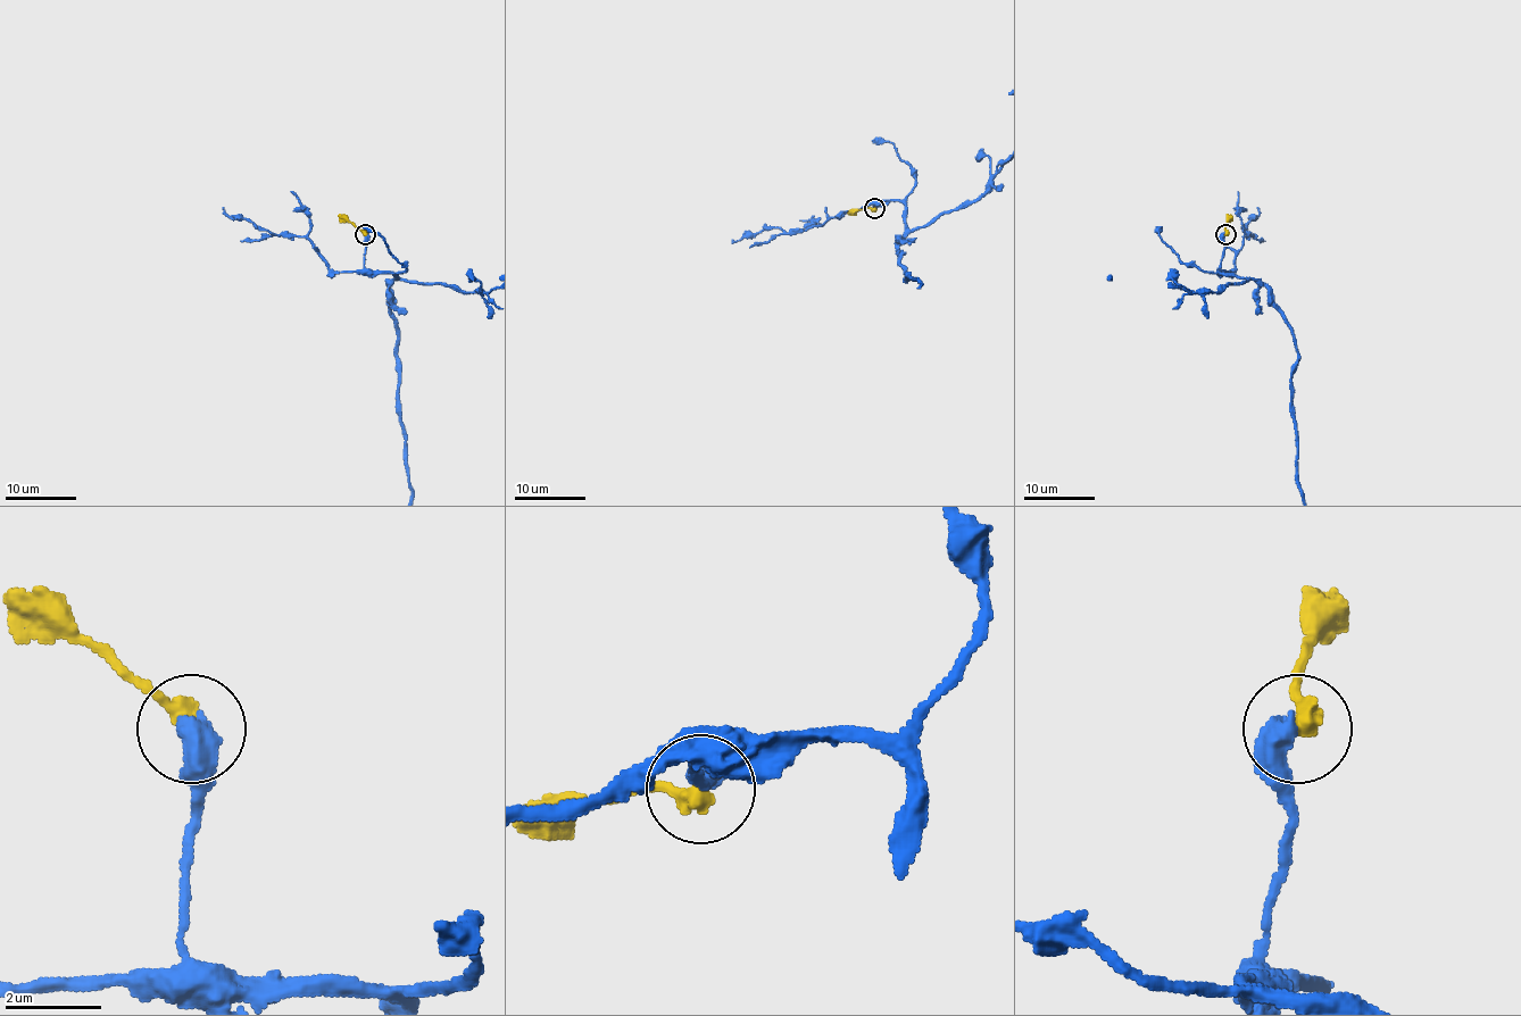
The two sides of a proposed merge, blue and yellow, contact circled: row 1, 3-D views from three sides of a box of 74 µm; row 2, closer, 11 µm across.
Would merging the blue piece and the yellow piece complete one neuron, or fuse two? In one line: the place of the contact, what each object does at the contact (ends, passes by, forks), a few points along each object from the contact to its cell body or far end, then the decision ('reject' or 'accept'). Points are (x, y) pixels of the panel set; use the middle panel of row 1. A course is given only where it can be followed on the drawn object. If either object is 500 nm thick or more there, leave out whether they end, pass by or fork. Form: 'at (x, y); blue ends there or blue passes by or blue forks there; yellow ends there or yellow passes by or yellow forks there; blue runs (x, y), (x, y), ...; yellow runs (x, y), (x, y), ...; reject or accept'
at (874, 208); yellow runs (875, 208), (847, 214); reject

